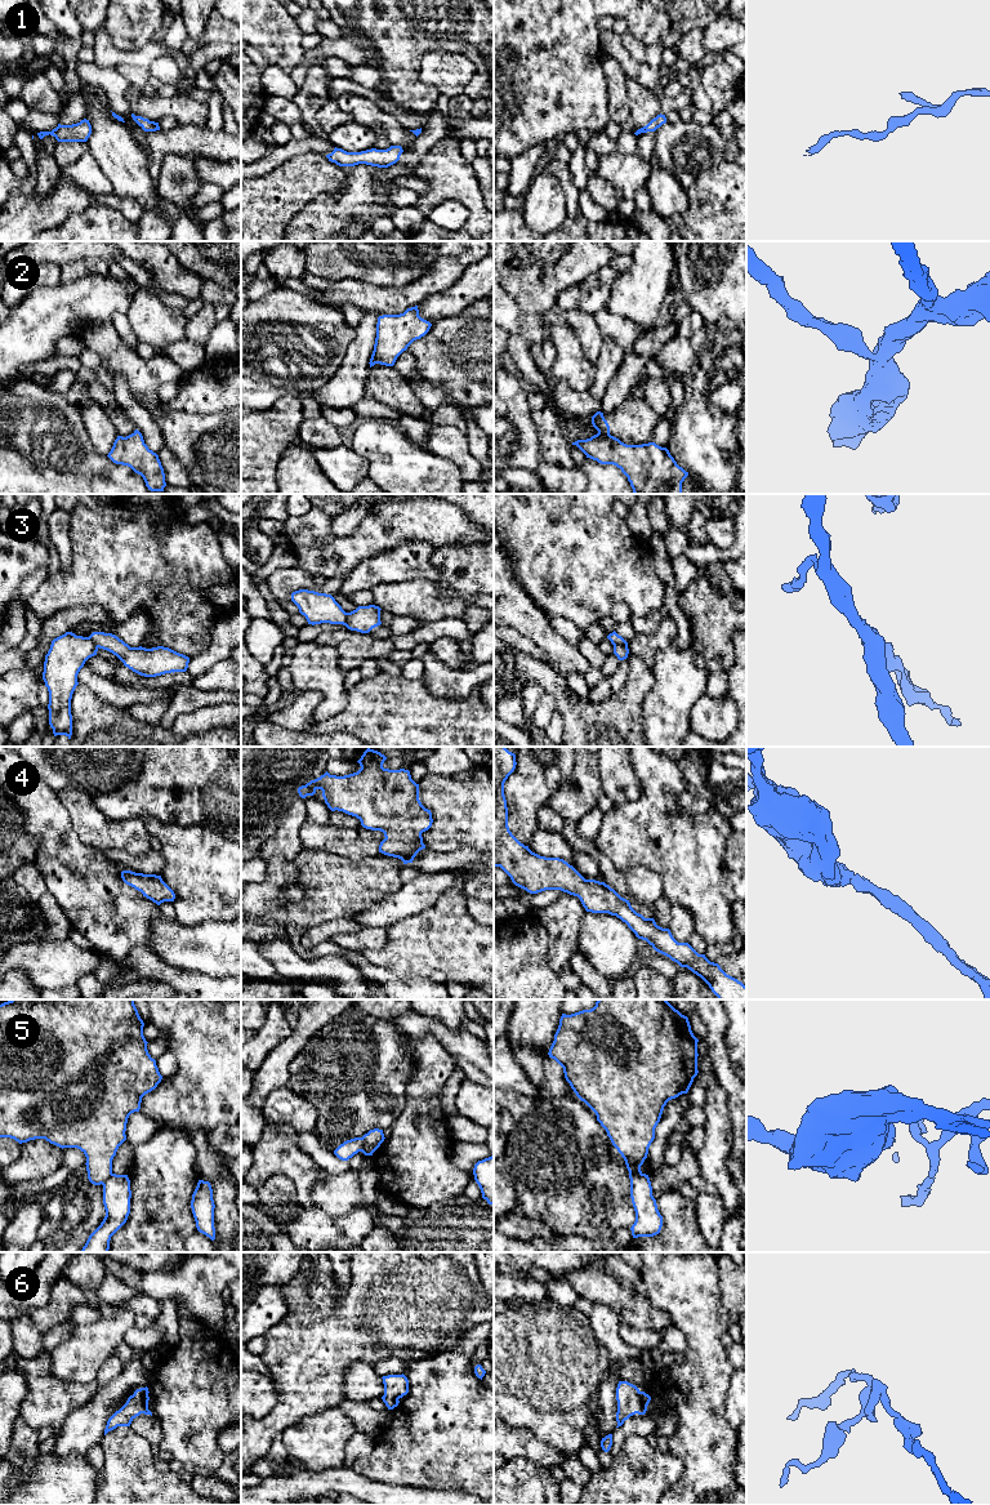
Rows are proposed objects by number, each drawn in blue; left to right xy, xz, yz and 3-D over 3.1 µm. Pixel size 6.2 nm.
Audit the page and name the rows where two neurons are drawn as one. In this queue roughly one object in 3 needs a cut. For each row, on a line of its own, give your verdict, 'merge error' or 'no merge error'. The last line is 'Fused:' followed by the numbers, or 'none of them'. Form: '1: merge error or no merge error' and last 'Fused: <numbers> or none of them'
1: no merge error
2: merge error
3: merge error
4: no merge error
5: merge error
6: no merge error
Fused: 2, 3, 5

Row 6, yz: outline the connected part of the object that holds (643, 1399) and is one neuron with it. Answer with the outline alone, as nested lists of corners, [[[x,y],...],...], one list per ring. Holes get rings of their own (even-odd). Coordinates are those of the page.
[[[619,1381],[616,1388],[617,1412],[616,1421],[617,1426],[621,1426],[625,1420],[638,1413],[645,1415],[651,1397],[645,1392],[641,1392],[636,1385],[628,1381]]]

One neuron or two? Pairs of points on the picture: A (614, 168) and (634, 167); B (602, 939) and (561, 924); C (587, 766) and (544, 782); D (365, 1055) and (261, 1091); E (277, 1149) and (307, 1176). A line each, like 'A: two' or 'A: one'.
A: one
B: two
C: two
D: two
E: one

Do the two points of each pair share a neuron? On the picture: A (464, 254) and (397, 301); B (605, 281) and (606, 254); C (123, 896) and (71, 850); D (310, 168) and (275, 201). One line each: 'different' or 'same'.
A: same
B: different
C: same
D: same

